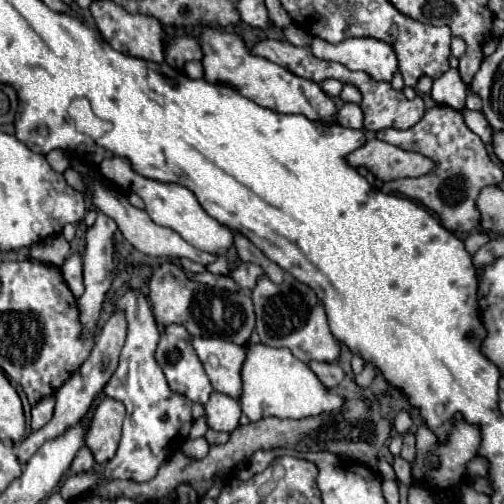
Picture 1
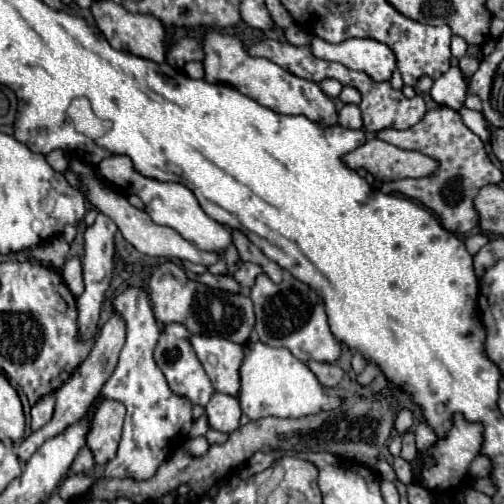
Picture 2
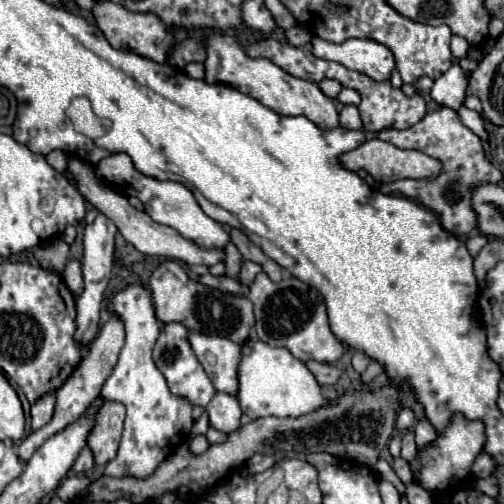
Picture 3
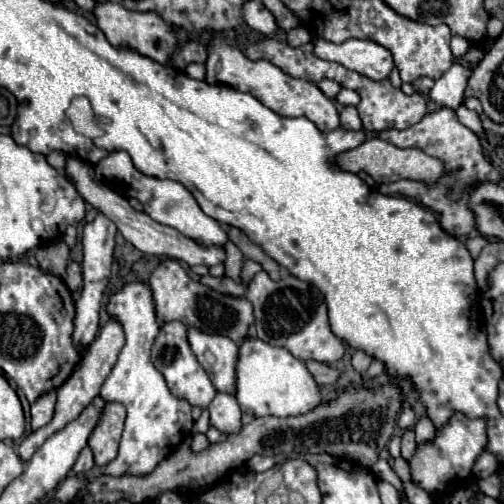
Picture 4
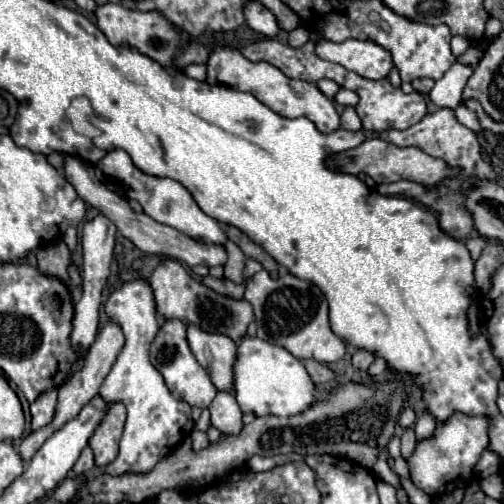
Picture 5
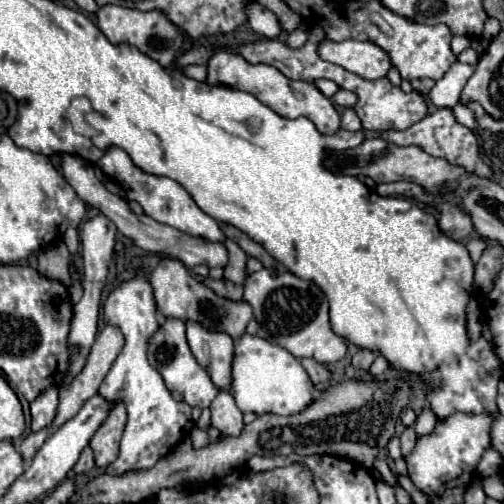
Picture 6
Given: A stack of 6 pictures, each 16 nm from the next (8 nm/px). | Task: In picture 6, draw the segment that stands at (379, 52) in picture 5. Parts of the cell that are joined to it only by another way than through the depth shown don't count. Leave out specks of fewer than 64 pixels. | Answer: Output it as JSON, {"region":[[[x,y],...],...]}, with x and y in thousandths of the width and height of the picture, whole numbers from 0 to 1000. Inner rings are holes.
{"region":[[[643,79],[631,87],[631,111],[647,123],[671,127],[690,143],[702,143],[726,159],[750,159],[770,147],[778,135],[778,119],[766,99],[746,91],[742,83],[714,79],[683,79],[659,83]]]}

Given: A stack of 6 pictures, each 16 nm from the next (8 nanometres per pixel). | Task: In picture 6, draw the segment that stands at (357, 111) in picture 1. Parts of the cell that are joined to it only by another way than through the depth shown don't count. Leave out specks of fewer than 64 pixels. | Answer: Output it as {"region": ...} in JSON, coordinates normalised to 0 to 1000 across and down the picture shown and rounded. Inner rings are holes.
{"region":[[[687,214],[679,226],[679,254],[683,258],[718,258],[714,234],[706,230],[706,222],[698,214]]]}

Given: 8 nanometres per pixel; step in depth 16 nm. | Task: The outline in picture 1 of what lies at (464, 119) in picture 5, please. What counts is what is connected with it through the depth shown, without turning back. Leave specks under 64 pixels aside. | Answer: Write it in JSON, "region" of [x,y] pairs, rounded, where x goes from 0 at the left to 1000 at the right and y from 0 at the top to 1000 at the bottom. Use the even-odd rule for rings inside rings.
{"region":[[[917,218],[921,234],[925,234],[925,246],[956,274],[960,286],[976,286],[976,258],[960,234],[956,222],[937,222],[937,218]]]}

